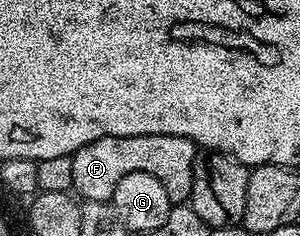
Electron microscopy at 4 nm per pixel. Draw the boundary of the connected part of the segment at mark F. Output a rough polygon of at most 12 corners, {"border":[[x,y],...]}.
{"border":[[107,136],[71,155],[81,201],[111,201],[144,171],[173,205],[192,195],[197,145]]}

